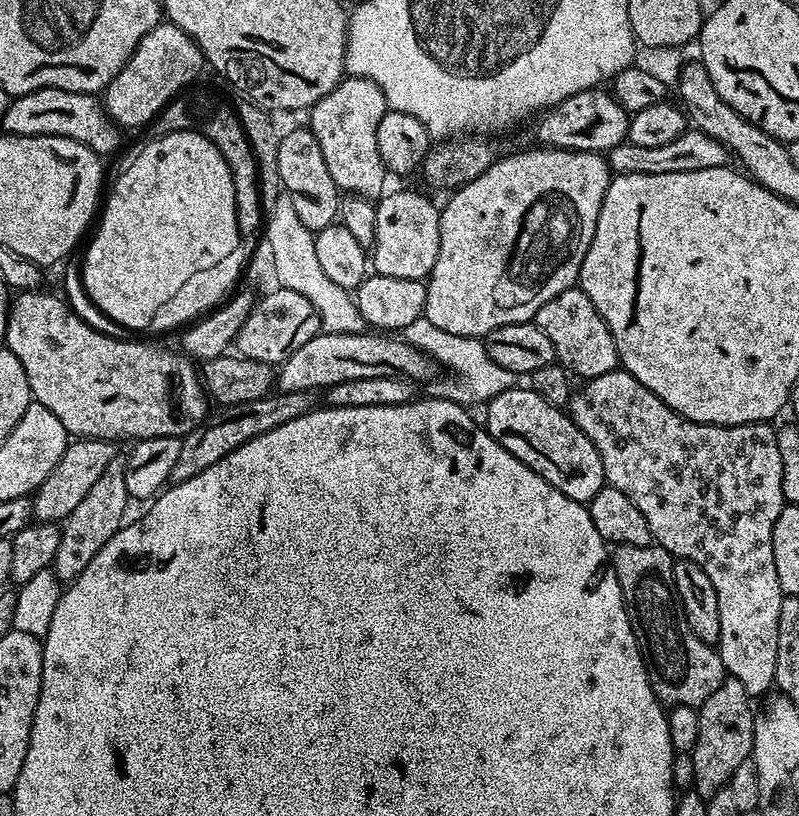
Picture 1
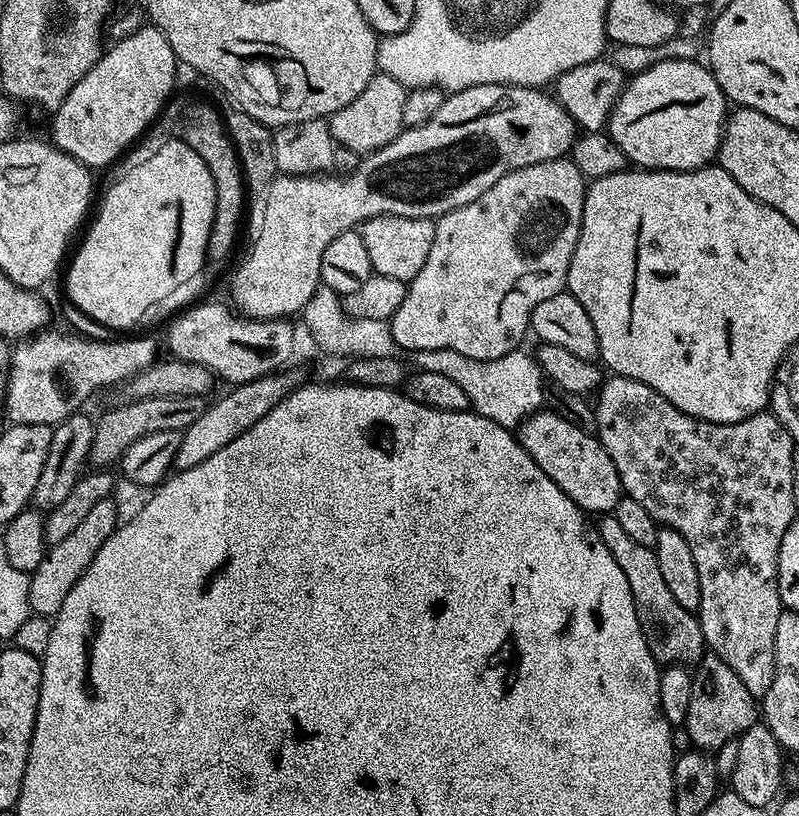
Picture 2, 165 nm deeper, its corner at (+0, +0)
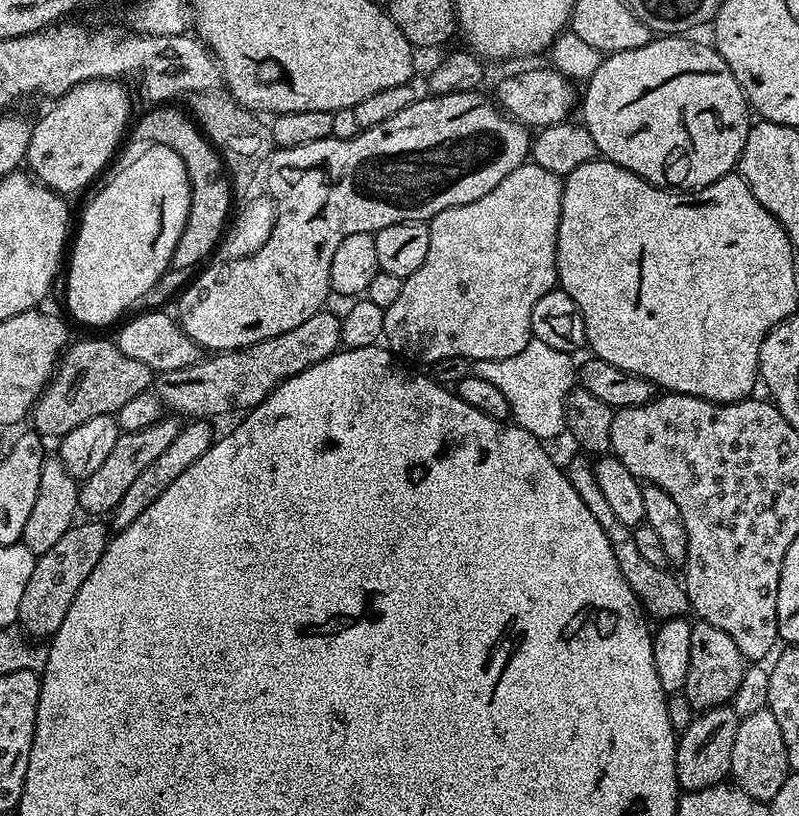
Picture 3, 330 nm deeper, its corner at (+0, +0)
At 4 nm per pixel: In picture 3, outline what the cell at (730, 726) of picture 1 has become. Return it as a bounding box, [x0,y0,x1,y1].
[683,619,745,710]

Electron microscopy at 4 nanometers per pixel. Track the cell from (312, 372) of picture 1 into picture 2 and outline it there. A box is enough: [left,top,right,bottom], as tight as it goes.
[172,370,302,472]

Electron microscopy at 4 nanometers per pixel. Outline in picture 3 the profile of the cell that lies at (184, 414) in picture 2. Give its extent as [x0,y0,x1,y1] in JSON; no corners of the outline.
[154,311,341,418]

